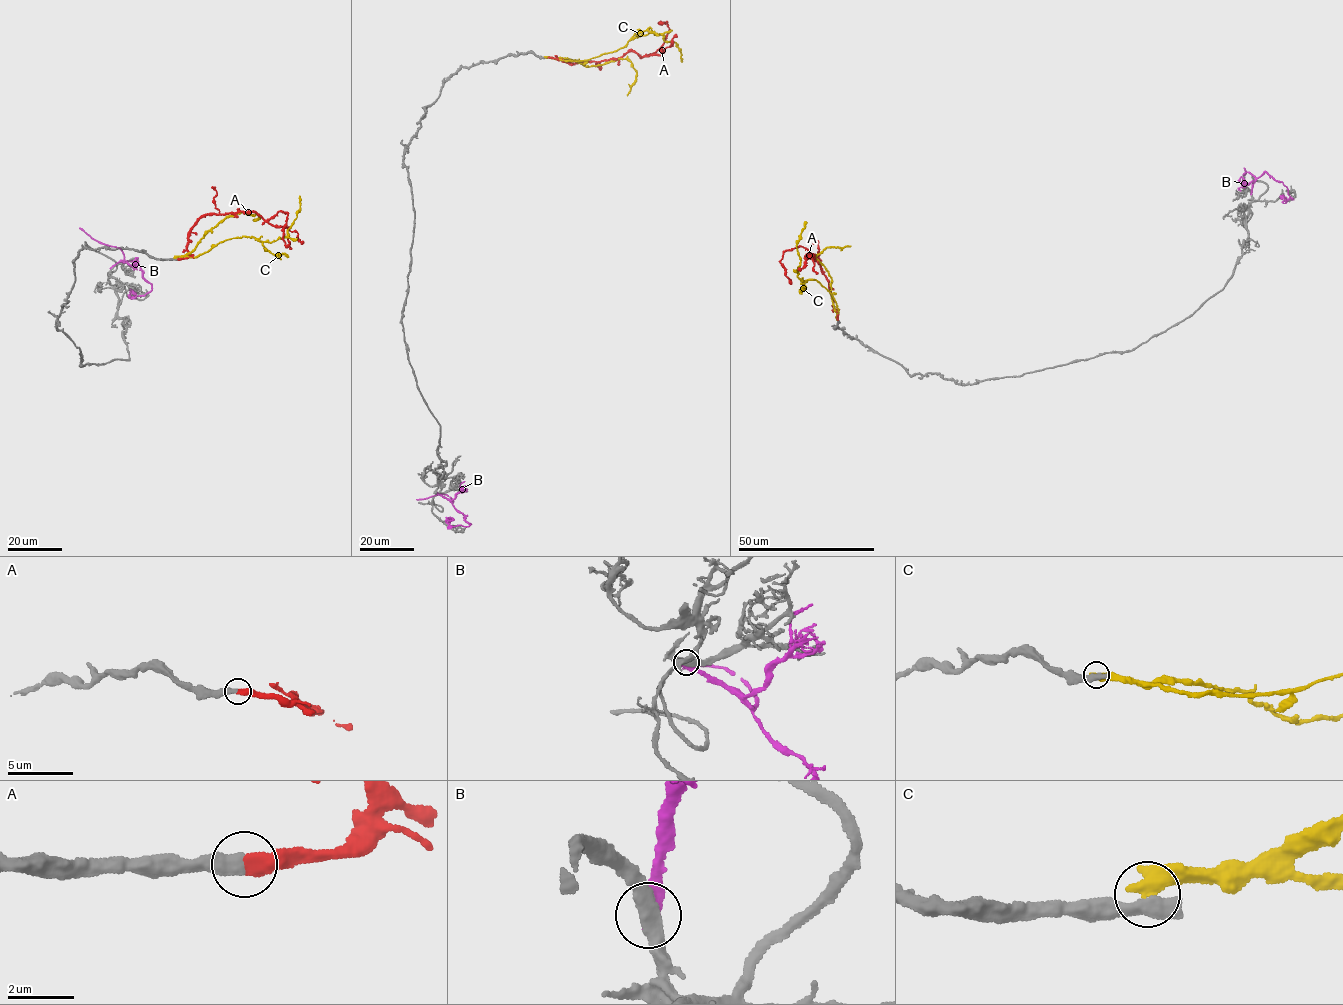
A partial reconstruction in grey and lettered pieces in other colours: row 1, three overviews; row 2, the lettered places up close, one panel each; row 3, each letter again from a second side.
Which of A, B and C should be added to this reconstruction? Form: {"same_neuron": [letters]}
{"same_neuron": ["A"]}

